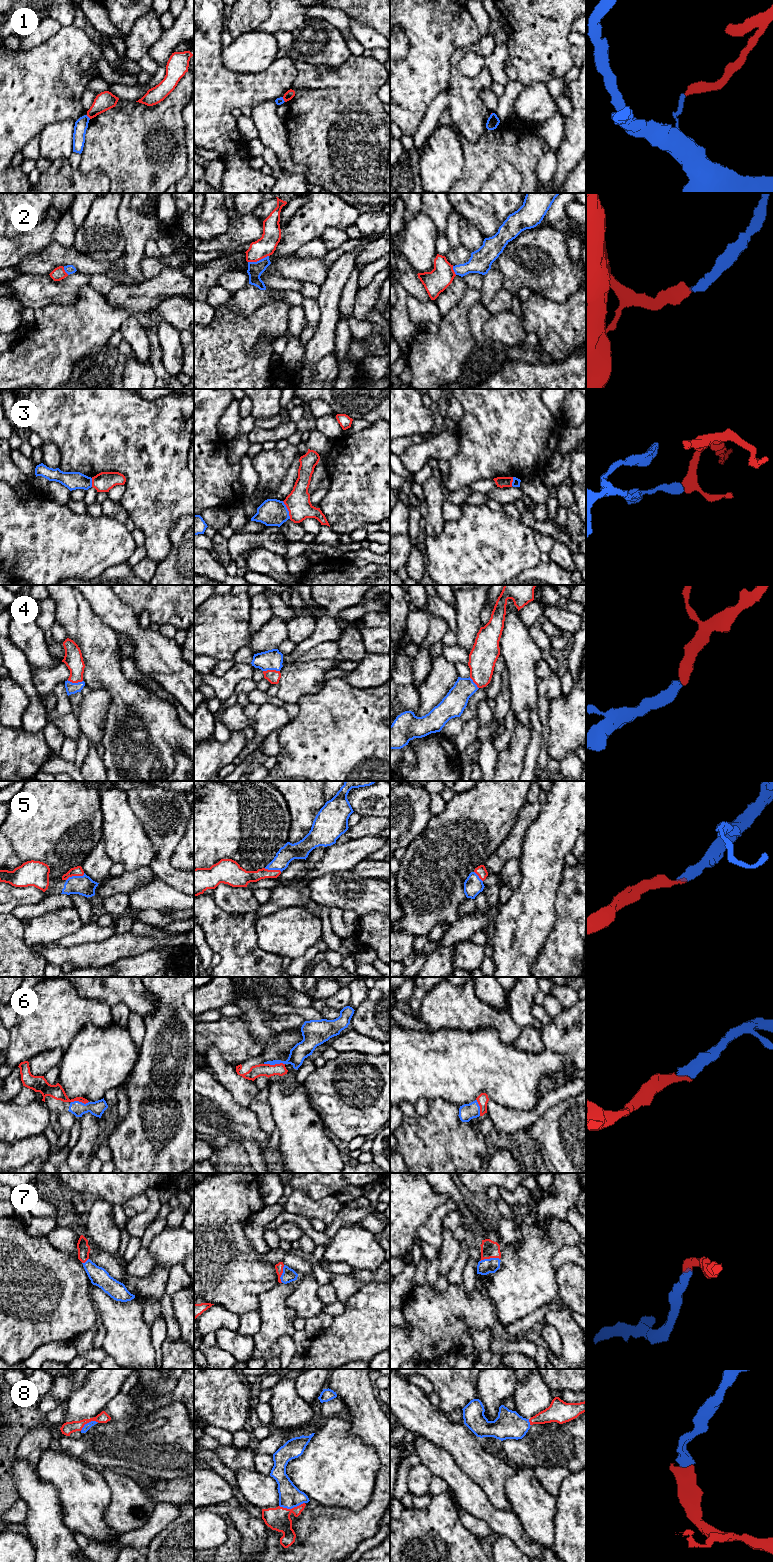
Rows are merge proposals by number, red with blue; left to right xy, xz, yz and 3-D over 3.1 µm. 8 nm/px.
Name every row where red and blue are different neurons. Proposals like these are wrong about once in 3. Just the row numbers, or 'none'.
1, 3

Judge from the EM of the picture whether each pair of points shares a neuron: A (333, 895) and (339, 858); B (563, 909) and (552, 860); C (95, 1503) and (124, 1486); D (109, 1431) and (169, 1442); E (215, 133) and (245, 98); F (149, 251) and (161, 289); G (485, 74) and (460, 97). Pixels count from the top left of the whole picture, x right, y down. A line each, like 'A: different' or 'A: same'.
A: different
B: different
C: different
D: same
E: same
F: different
G: same

